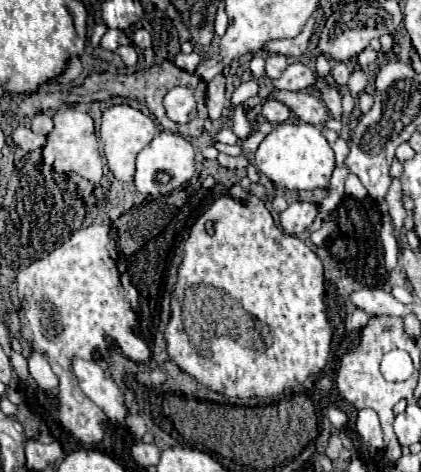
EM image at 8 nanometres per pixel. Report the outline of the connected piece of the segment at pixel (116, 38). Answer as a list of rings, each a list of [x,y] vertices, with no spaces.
[[[108,29],[106,34],[102,36],[102,40],[100,40],[100,46],[106,48],[106,50],[115,51],[116,46],[118,46],[120,42],[122,42],[122,44],[128,44],[128,36],[120,36],[116,30]]]

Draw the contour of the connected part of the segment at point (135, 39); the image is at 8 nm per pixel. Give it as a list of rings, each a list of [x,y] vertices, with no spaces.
[[[138,28],[132,34],[132,44],[138,46],[138,48],[150,48],[152,46],[152,36],[144,28]]]

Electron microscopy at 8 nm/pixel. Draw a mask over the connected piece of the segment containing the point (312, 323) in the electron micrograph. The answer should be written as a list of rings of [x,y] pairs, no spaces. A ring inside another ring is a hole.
[[[234,184],[226,196],[220,196],[190,228],[190,236],[184,242],[184,258],[182,264],[178,266],[178,280],[174,284],[172,300],[170,300],[170,320],[166,324],[164,340],[166,340],[166,350],[168,358],[186,374],[196,378],[200,384],[208,386],[214,392],[220,392],[224,396],[234,396],[234,398],[276,398],[286,392],[294,392],[298,386],[304,384],[304,380],[310,374],[320,372],[326,366],[328,354],[330,354],[330,342],[332,342],[332,328],[326,318],[326,308],[324,308],[324,274],[322,274],[322,262],[314,254],[314,250],[300,238],[296,236],[286,236],[272,220],[270,210],[264,206],[264,202],[258,196],[252,196],[242,190],[240,184]],[[212,222],[214,224],[214,234],[206,234],[204,224]]]

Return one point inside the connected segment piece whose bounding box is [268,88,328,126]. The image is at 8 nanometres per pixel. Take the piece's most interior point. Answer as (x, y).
(308, 108)

